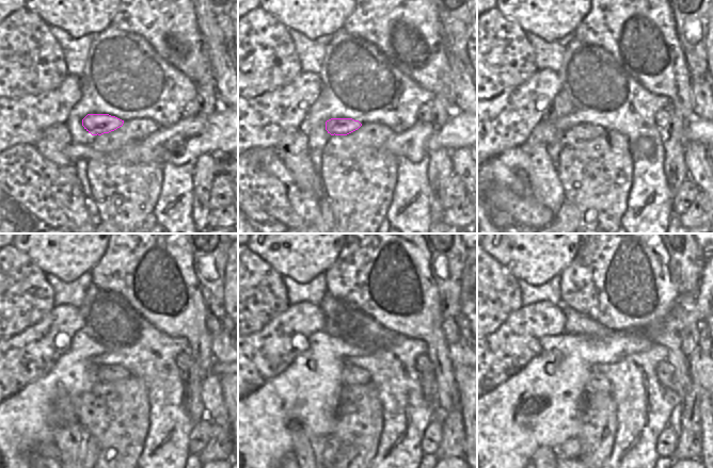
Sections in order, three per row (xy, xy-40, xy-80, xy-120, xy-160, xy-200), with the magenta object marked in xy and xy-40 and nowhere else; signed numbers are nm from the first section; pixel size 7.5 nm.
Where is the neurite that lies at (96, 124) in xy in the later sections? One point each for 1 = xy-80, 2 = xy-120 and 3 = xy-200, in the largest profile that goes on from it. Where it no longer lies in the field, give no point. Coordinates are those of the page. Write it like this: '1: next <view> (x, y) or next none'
1: next xy-80 (583, 132)
2: next xy-120 (106, 373)
3: next xy-200 (598, 382)

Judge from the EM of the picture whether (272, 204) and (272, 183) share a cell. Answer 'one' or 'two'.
one

